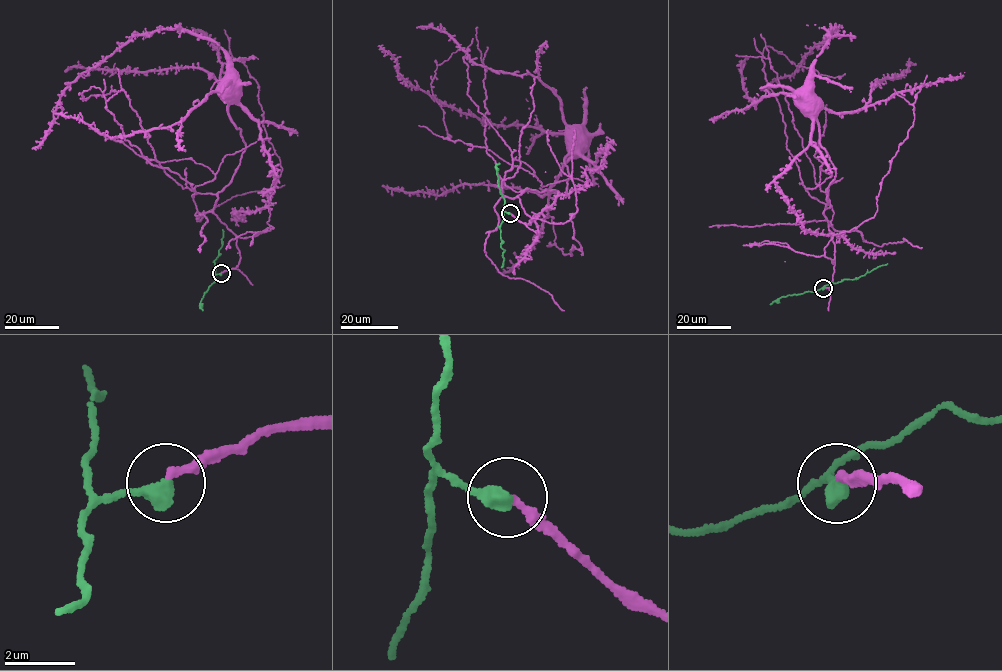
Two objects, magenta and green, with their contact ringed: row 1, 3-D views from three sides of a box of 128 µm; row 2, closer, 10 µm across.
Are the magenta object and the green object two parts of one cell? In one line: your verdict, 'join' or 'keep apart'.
keep apart

